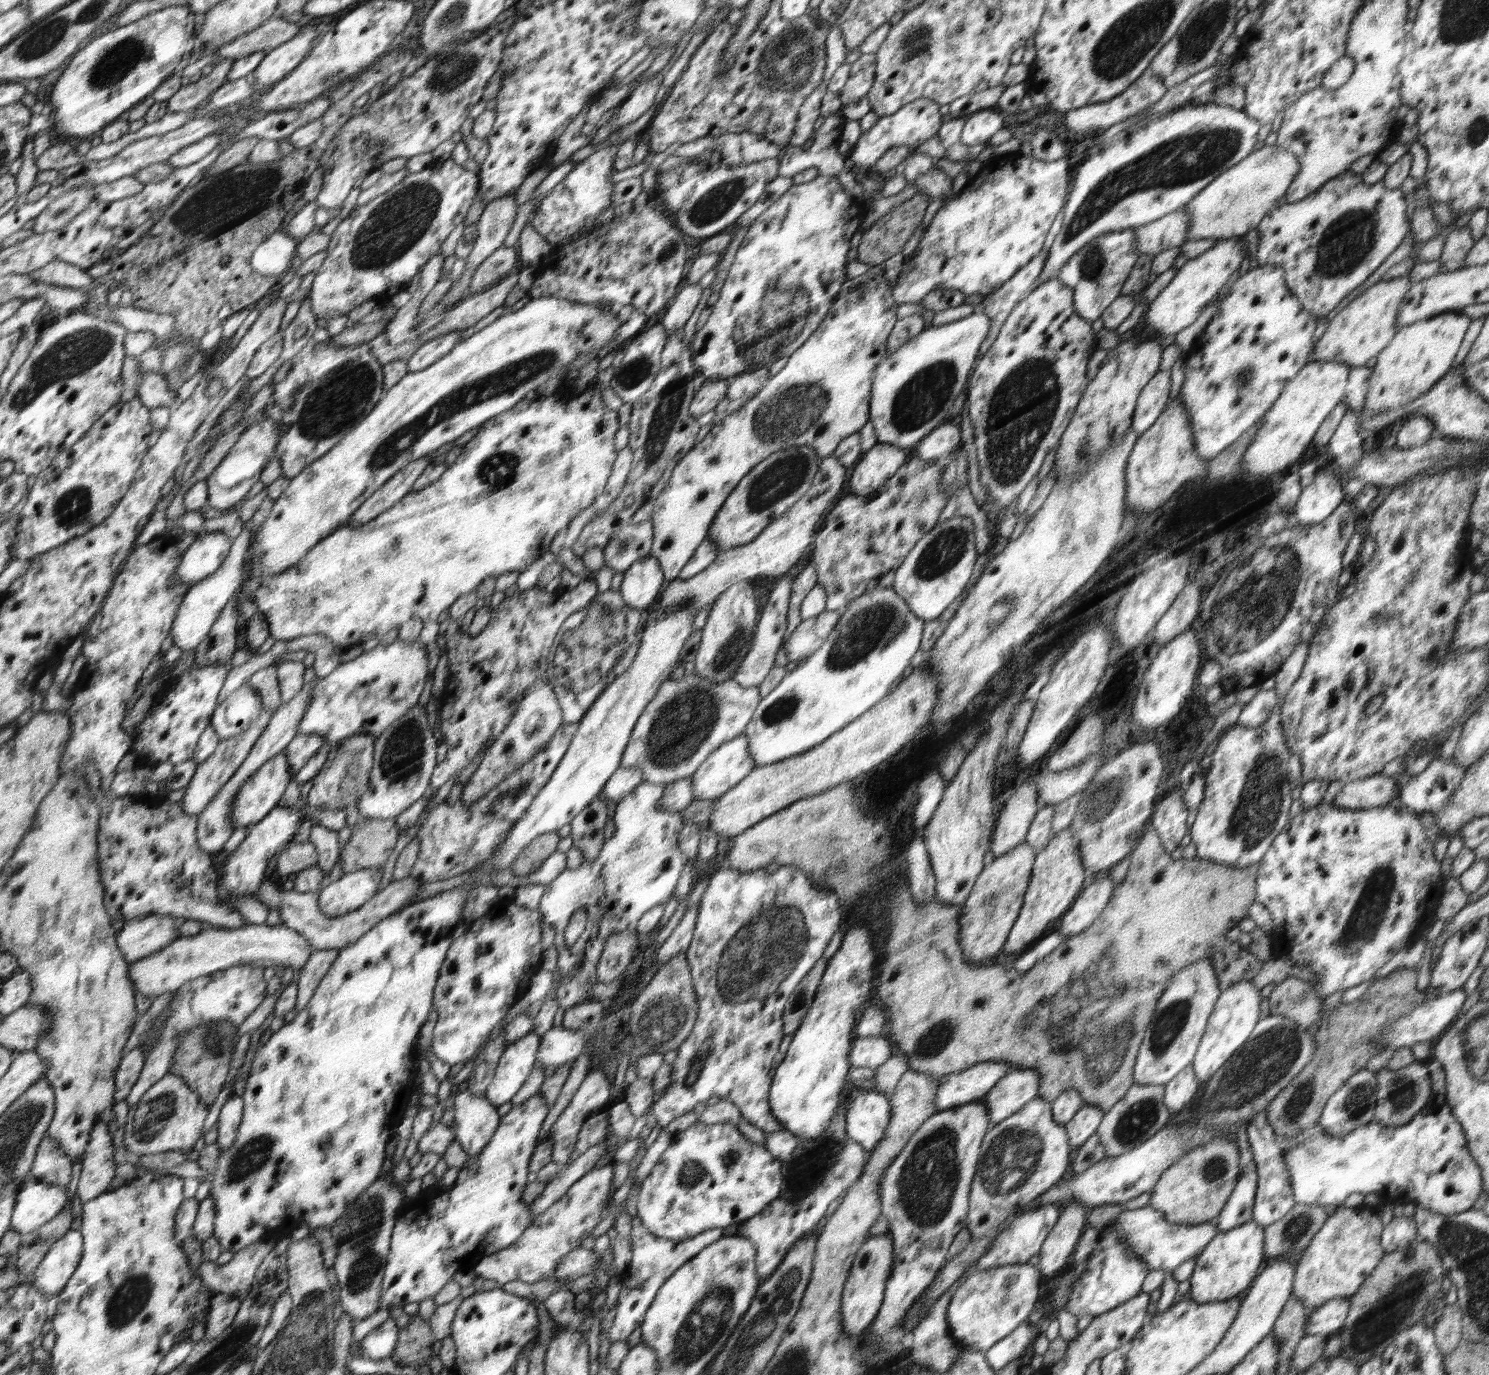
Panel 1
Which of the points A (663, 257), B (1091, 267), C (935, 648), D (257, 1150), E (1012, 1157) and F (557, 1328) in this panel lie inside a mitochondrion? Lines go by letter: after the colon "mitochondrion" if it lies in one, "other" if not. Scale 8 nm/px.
A: mitochondrion
B: mitochondrion
C: other
D: mitochondrion
E: mitochondrion
F: other

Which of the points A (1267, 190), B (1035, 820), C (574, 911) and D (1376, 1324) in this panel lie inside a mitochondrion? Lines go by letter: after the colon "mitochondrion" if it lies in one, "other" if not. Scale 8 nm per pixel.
A: other
B: other
C: other
D: mitochondrion

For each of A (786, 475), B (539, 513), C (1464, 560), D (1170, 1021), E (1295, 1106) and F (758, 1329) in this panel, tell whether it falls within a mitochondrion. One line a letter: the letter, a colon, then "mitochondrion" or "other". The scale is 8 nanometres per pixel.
A: mitochondrion
B: other
C: other
D: mitochondrion
E: mitochondrion
F: mitochondrion

